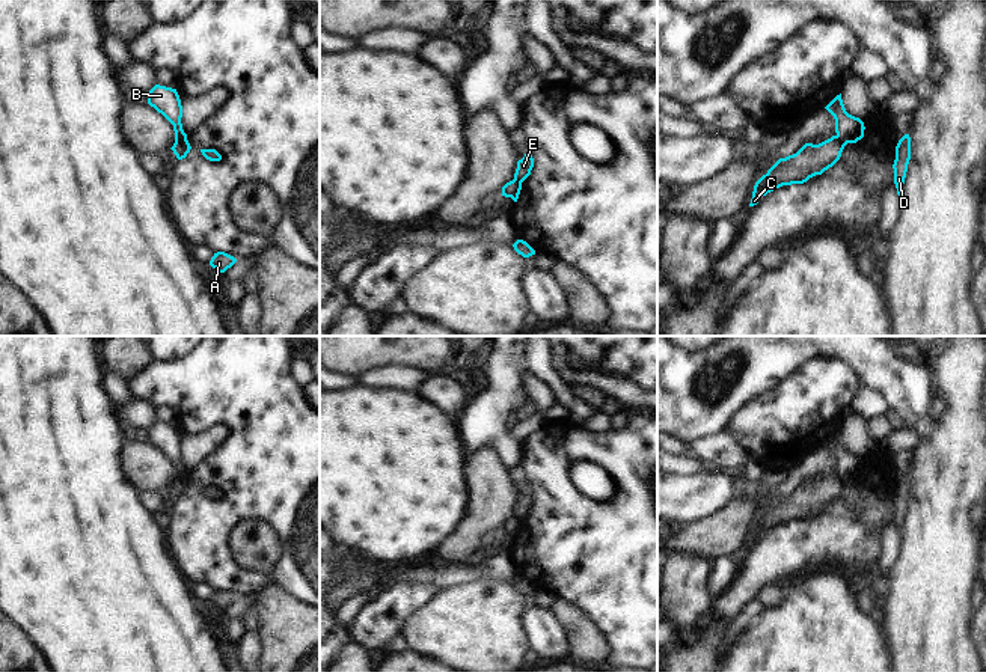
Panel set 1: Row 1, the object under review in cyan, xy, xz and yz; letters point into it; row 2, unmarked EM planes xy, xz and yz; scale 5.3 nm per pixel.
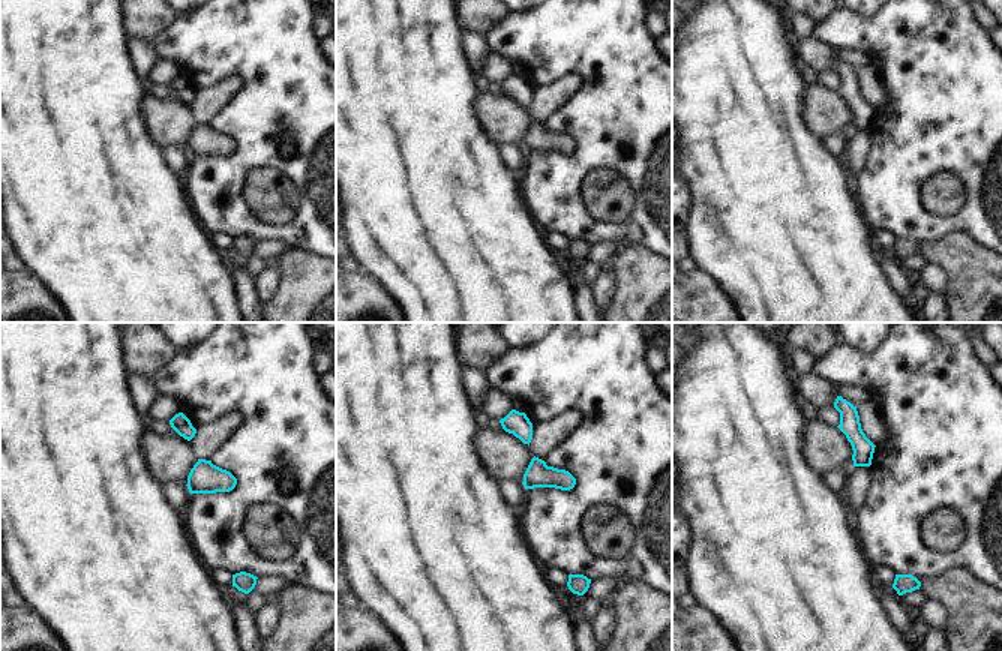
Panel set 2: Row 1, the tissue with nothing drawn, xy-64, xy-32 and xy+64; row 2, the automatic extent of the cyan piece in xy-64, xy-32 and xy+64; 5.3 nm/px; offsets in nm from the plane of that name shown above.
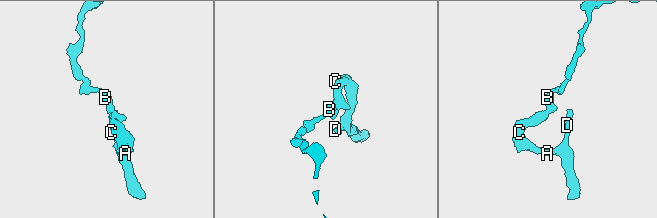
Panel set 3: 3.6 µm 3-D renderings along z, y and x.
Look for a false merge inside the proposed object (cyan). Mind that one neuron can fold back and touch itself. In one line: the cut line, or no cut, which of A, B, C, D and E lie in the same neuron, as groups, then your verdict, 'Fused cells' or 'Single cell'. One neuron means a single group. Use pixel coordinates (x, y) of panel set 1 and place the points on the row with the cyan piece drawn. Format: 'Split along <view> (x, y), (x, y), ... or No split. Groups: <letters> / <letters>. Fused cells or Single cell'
Split along xy (184, 133), (175, 142). Groups: A C D E / B. Fused cells

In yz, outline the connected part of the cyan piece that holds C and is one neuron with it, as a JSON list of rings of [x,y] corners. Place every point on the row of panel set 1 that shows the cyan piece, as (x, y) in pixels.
[[[832,136],[819,145],[805,143],[796,154],[779,158],[755,182],[749,206],[757,205],[760,196],[782,185],[804,184],[810,178],[822,175],[840,160],[844,146],[838,136]]]

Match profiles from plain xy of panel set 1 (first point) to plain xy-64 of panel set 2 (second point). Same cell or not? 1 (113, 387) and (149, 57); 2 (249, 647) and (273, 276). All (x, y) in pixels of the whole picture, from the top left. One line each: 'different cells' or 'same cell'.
1: same cell
2: same cell

